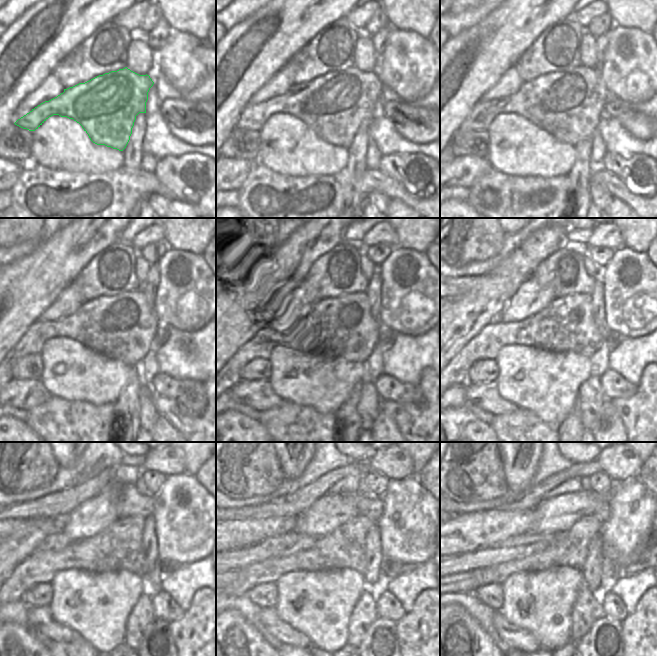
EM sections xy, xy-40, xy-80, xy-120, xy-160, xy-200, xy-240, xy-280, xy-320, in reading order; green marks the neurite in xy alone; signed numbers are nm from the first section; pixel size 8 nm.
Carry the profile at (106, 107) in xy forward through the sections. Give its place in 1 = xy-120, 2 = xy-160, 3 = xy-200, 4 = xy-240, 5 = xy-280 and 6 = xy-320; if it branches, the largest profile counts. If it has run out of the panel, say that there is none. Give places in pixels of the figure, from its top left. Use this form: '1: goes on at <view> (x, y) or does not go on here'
1: goes on at xy-120 (123, 327)
2: goes on at xy-160 (343, 327)
3: goes on at xy-200 (566, 324)
4: goes on at xy-240 (118, 547)
5: goes on at xy-280 (344, 548)
6: goes on at xy-320 (569, 548)

